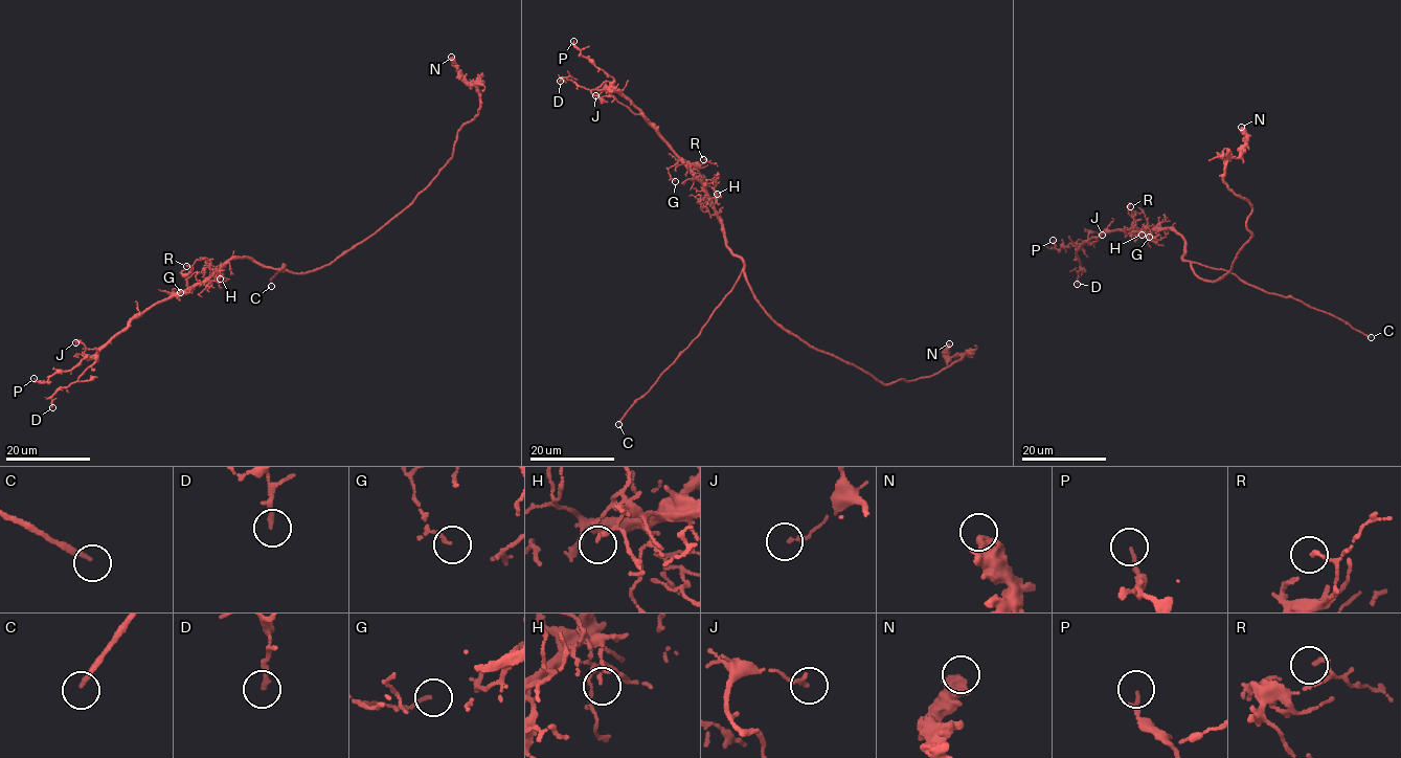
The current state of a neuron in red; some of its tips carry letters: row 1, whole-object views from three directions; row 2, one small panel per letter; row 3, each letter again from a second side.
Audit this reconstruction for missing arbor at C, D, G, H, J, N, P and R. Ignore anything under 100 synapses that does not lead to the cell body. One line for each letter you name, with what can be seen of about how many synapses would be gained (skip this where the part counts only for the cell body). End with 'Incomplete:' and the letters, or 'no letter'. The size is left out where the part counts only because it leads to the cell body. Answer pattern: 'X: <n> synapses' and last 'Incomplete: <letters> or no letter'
Incomplete: C

